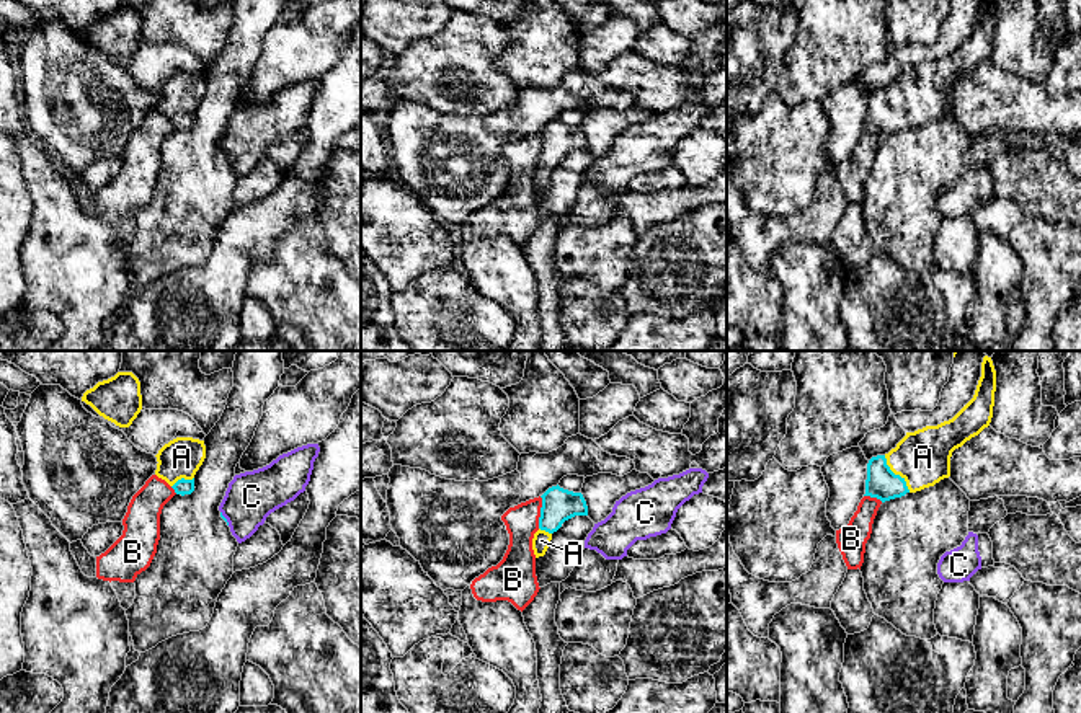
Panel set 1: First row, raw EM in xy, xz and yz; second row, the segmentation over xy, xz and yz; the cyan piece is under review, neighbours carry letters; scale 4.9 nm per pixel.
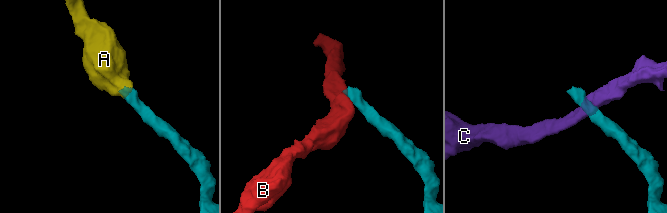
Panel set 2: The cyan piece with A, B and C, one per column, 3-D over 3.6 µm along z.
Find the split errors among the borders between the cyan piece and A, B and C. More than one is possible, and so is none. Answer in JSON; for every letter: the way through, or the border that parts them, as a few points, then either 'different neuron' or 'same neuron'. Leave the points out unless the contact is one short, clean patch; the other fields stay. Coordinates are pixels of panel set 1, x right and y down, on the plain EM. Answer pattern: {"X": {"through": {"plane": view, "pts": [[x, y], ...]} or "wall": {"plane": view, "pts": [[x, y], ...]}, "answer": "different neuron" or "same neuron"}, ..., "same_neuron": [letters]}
{"A": {"through": {"plane": "yz", "pts": [[882, 118], [897, 110], [923, 92]]}, "answer": "same neuron"}, "B": {"wall": {"plane": "xz", "pts": [[541, 131], [538, 162]]}, "answer": "different neuron"}, "C": {"wall": {"plane": "xy", "pts": [[221, 146], [229, 159]]}, "answer": "different neuron"}, "same_neuron": ["A"]}

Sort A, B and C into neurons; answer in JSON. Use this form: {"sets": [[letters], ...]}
{"sets": [["A"], ["B"], ["C"]]}

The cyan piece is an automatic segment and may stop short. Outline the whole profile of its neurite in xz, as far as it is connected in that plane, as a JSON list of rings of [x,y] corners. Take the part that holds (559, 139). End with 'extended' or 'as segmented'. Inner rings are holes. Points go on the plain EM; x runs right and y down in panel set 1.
[[[557,119],[549,122],[540,132],[539,165],[532,173],[536,193],[545,189],[552,168],[557,166],[565,155],[575,150],[588,150],[588,140],[581,127],[573,127]]] | extended

